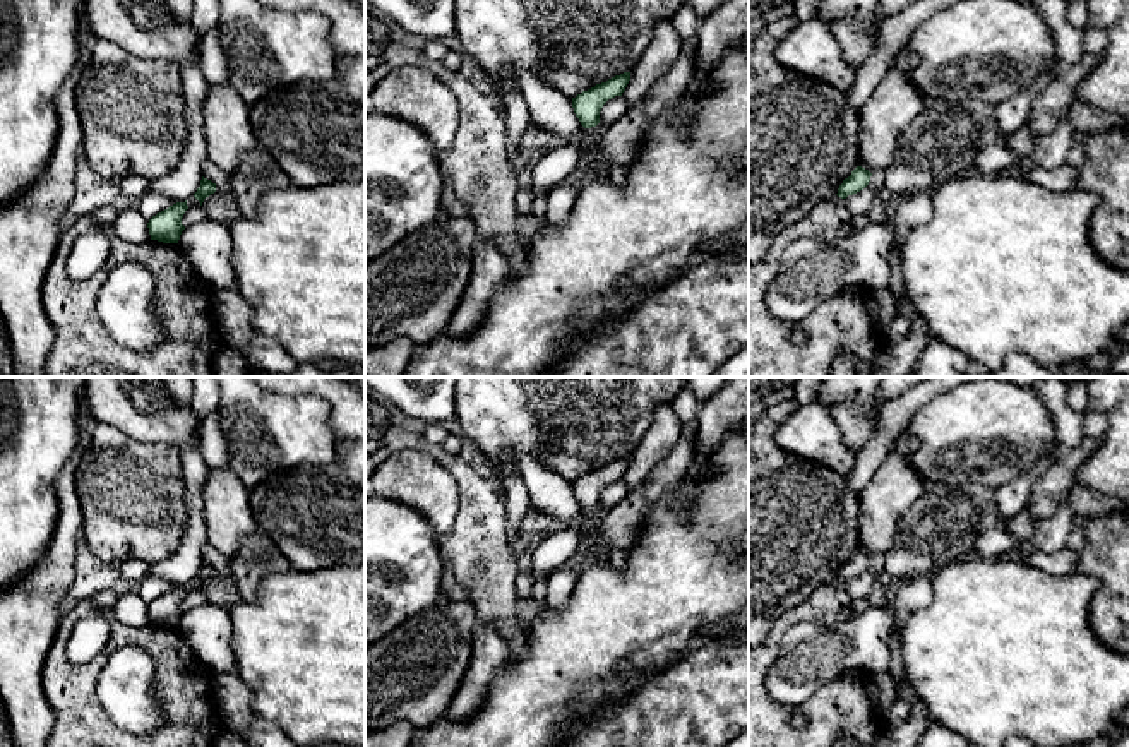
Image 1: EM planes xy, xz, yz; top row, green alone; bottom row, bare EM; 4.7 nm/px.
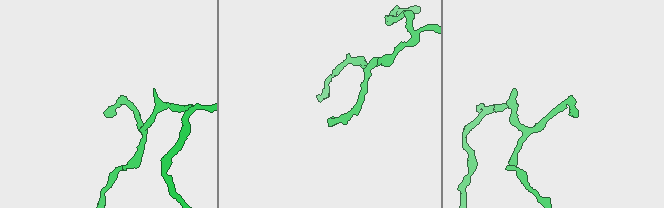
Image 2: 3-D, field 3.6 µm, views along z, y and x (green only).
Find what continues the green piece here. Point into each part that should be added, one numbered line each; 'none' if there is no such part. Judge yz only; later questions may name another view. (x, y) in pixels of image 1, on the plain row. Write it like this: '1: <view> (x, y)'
none

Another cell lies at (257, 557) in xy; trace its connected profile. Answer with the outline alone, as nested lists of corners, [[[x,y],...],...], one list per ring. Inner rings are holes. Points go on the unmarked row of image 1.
[[[262,531],[242,540],[240,552],[230,560],[231,581],[242,601],[252,601],[266,576],[291,571],[290,560]]]

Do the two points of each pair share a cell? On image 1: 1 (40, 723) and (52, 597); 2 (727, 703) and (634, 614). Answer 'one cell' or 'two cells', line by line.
1: one cell
2: two cells

